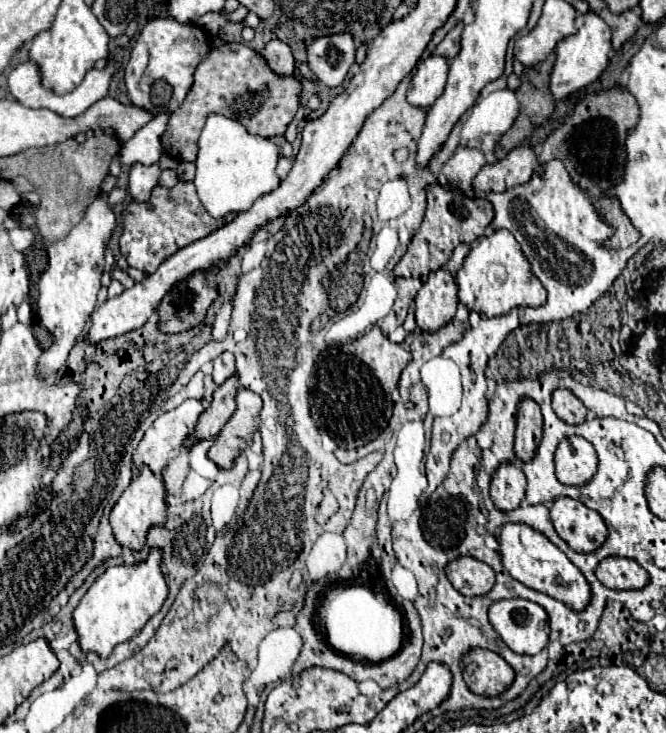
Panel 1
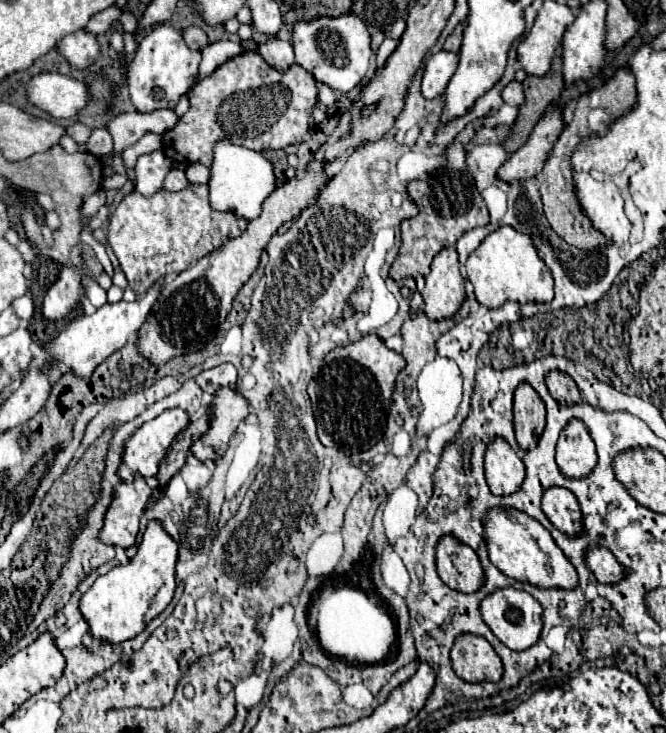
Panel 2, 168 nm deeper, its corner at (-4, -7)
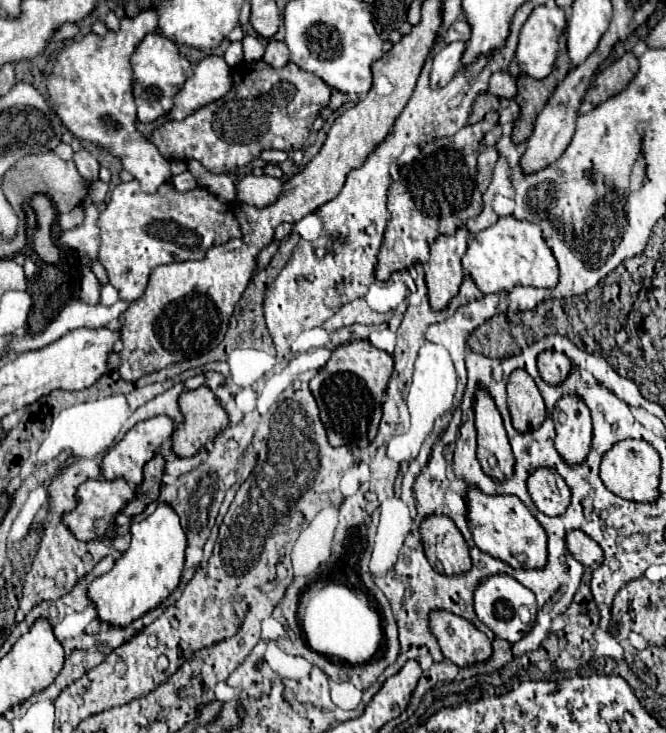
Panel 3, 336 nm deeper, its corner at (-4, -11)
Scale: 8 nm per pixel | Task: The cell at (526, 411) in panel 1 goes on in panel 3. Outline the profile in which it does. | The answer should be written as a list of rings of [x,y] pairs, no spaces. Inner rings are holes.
[[[515,370],[507,382],[507,394],[513,428],[523,434],[537,430],[547,418],[547,410],[533,378],[525,370]]]

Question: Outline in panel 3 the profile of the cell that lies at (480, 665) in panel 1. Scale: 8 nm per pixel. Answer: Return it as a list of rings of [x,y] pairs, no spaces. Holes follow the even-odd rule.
[[[431,612],[431,630],[441,646],[443,656],[459,668],[485,662],[493,654],[491,640],[471,622],[451,612]]]

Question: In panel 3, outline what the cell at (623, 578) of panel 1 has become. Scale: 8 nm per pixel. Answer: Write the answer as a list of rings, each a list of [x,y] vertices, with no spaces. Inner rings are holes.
[[[573,530],[573,532],[567,534],[565,540],[567,540],[567,550],[571,552],[571,556],[577,562],[581,562],[583,566],[595,570],[595,568],[599,568],[603,564],[603,550],[601,550],[601,546],[595,540],[591,540],[585,532]]]

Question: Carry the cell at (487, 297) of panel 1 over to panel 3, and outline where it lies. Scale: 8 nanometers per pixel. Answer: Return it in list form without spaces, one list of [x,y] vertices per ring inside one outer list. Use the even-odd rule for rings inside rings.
[[[505,216],[497,224],[477,232],[463,256],[463,268],[469,270],[483,294],[509,292],[515,286],[555,288],[559,280],[557,262],[541,236],[541,228],[525,220],[513,220],[513,216]]]

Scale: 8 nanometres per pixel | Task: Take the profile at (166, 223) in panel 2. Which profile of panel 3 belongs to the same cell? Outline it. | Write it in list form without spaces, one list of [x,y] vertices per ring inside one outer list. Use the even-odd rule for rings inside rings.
[[[137,180],[121,182],[99,216],[101,248],[99,262],[109,274],[109,282],[117,288],[119,298],[133,302],[145,294],[149,274],[159,264],[171,264],[181,260],[199,260],[205,250],[217,244],[225,244],[231,238],[241,238],[237,218],[231,206],[221,204],[209,190],[193,188],[189,192],[177,192],[165,182],[155,194],[145,194]]]

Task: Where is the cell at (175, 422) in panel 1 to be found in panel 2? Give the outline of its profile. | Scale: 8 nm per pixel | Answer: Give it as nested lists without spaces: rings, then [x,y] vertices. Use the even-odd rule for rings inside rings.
[[[171,408],[157,418],[145,422],[125,440],[121,462],[143,478],[155,476],[173,438],[189,424],[189,416],[181,408]]]

